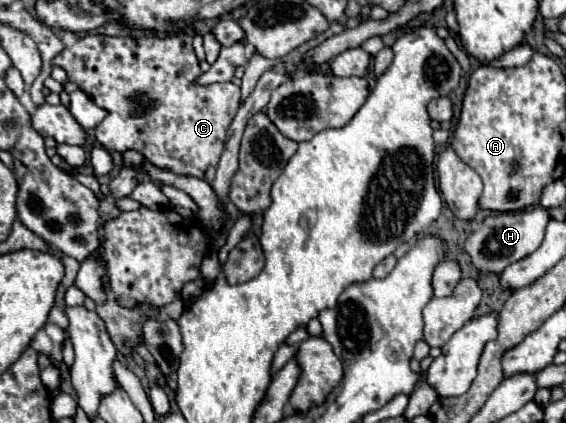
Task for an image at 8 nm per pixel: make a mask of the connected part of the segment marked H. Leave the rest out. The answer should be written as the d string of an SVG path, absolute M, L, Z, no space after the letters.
M540 205L528 207L524 211L516 211L516 213L490 215L478 223L474 233L466 239L464 251L470 255L470 261L478 269L480 275L490 275L490 273L496 275L504 271L506 265L520 261L522 257L528 257L540 247L548 221L550 221L550 215Z

